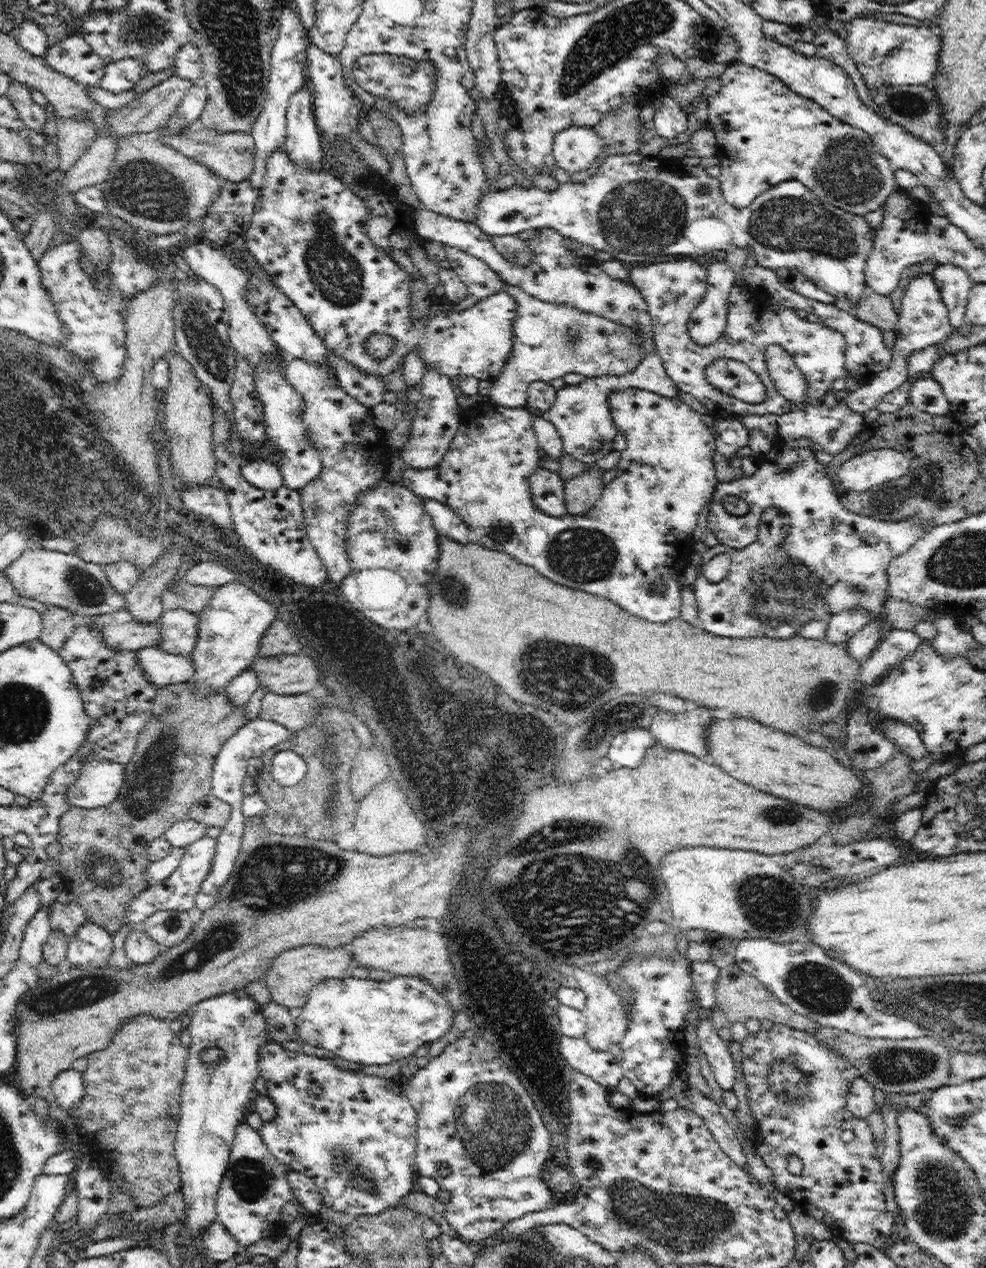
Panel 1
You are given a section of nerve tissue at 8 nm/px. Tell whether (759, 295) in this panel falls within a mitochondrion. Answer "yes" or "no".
no

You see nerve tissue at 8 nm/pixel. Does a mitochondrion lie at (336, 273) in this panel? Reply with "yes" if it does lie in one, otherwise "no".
yes

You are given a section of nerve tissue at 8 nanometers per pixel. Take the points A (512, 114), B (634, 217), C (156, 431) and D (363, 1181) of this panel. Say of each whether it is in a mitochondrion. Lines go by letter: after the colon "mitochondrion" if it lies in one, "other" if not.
A: other
B: mitochondrion
C: other
D: mitochondrion

